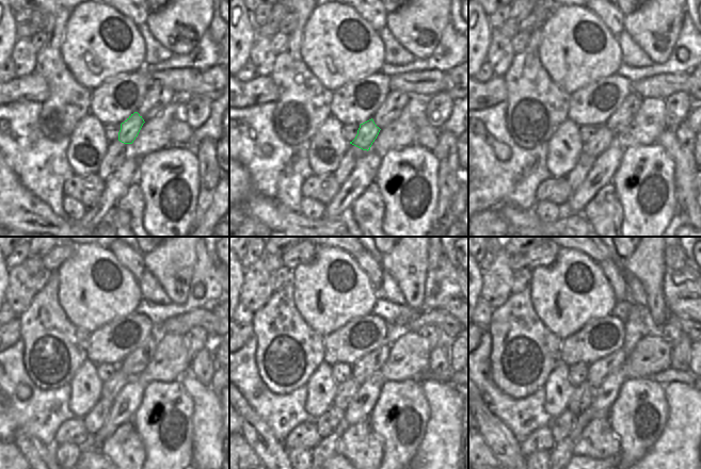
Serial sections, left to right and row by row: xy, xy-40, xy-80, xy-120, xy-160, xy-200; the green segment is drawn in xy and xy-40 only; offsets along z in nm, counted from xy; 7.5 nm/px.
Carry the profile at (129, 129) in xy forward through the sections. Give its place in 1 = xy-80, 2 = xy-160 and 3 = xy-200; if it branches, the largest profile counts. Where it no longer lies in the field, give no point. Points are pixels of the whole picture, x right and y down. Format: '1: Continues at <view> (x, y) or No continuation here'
1: Continues at xy-80 (603, 138)
2: Continues at xy-160 (345, 393)
3: Continues at xy-200 (580, 400).

